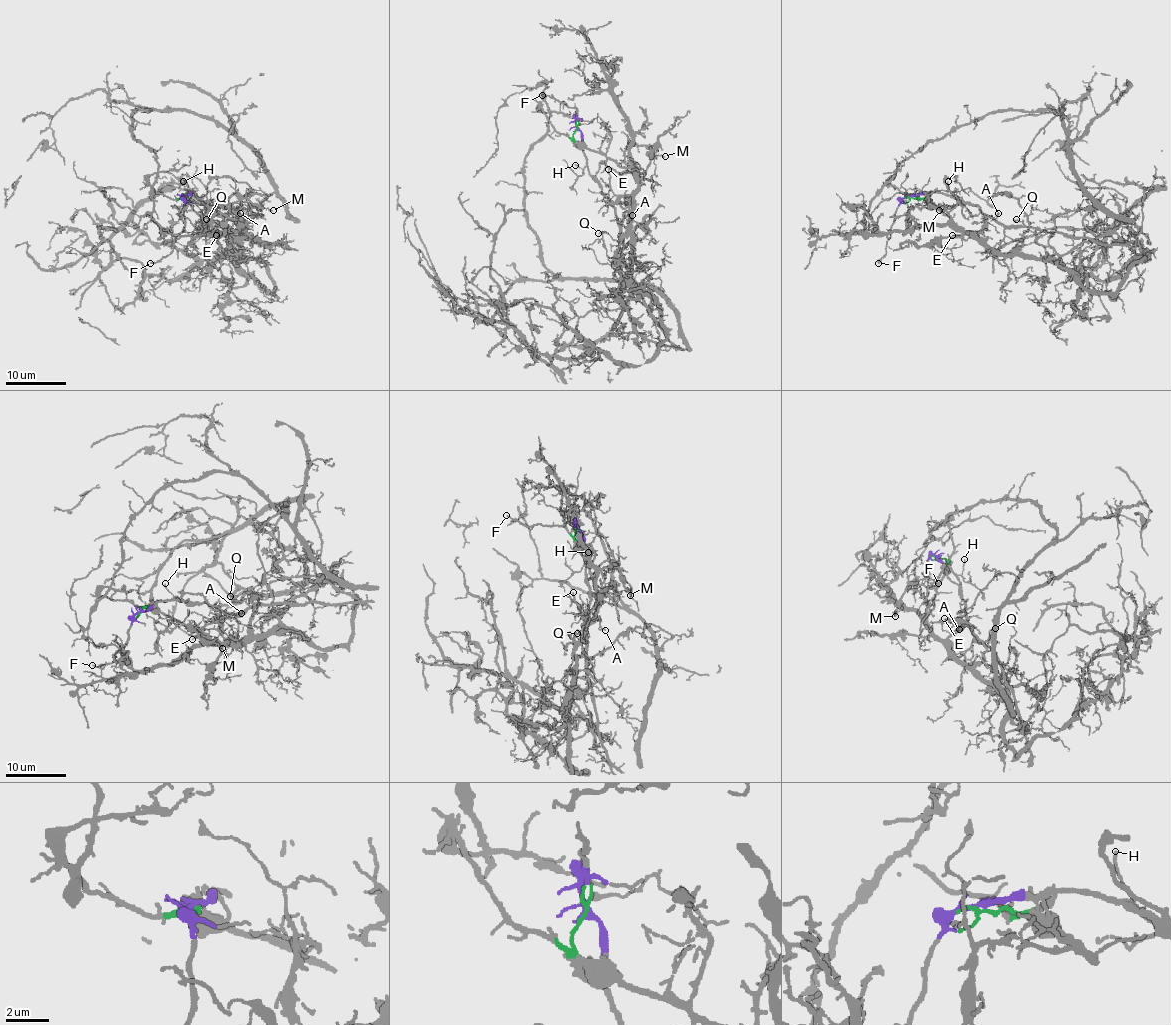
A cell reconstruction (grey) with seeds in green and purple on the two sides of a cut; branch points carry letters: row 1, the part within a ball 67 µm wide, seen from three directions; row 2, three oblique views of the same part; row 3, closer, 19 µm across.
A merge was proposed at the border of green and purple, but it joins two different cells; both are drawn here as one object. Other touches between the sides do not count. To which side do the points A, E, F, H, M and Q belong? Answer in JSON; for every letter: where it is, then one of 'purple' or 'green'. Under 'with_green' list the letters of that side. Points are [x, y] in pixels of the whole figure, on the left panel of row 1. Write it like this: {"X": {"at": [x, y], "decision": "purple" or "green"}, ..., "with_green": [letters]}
{"A": {"at": [240, 213], "decision": "green"}, "E": {"at": [216, 235], "decision": "green"}, "F": {"at": [150, 263], "decision": "purple"}, "H": {"at": [183, 181], "decision": "purple"}, "M": {"at": [273, 210], "decision": "green"}, "Q": {"at": [206, 219], "decision": "purple"}, "with_green": ["A", "E", "M"]}

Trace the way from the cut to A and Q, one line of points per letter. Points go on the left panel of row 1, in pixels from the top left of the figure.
A: (184, 197), (237, 220), (244, 230), (241, 236), (232, 235), (226, 223), (240, 214)
Q: (184, 196), (193, 194), (207, 203), (226, 226), (207, 220)

